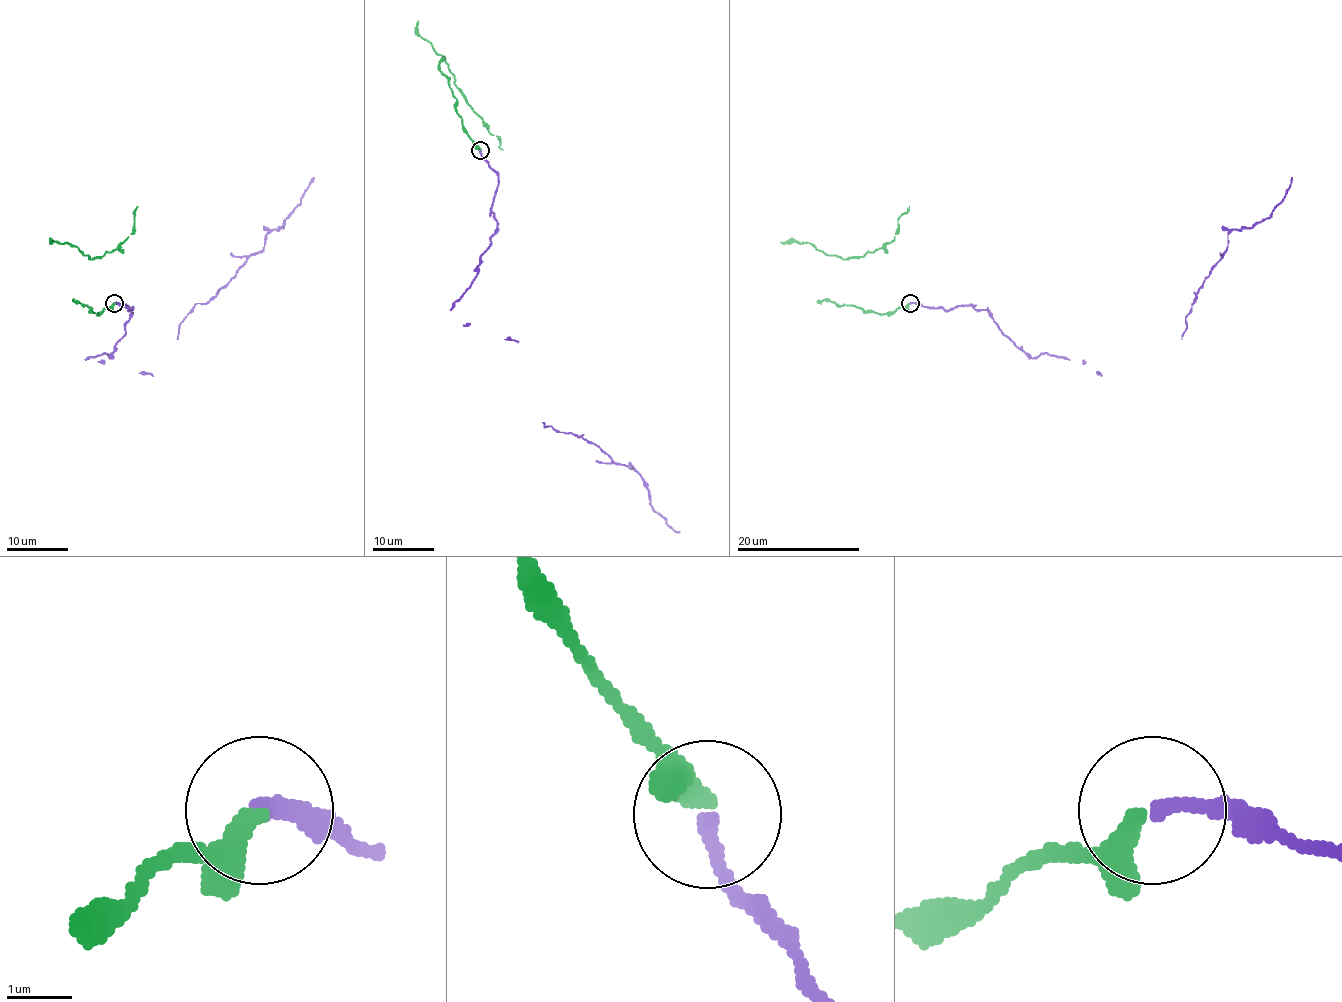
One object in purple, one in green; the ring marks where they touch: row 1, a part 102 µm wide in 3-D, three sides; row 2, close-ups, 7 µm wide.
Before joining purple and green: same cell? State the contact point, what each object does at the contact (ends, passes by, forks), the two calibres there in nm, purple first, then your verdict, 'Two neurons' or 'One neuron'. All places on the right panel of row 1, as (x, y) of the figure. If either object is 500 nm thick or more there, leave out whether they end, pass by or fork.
Place: (910, 303). At the ring purple ends. At the ring green ends. Thickness 220 nm (purple) against 320 nm. One neuron

